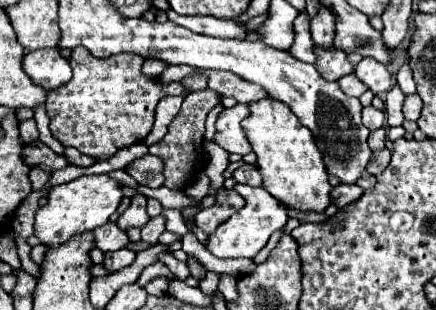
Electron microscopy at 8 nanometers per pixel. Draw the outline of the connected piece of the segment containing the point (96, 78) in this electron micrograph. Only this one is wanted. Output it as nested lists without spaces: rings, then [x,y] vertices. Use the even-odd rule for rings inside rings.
[[[74,48],[70,54],[72,78],[56,90],[48,92],[46,112],[50,116],[50,132],[64,147],[76,148],[96,160],[106,160],[116,150],[142,142],[154,124],[154,110],[162,96],[184,94],[180,82],[162,86],[156,78],[140,72],[142,56],[118,54],[106,60],[90,56],[86,48]]]

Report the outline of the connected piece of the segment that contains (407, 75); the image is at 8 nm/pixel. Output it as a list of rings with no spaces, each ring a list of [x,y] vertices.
[[[404,64],[400,70],[398,70],[398,84],[400,84],[400,88],[402,88],[402,92],[404,94],[412,94],[414,90],[416,90],[416,86],[414,86],[414,78],[412,78],[412,72],[410,72],[410,66],[408,64]]]

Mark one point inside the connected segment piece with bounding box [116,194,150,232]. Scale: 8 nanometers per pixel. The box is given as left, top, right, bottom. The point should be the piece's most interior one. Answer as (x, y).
(136, 216)

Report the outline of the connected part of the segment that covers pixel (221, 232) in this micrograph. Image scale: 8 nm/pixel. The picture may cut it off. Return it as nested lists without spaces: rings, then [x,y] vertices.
[[[236,184],[234,186],[246,200],[246,206],[236,212],[234,216],[230,216],[226,222],[222,222],[214,234],[208,236],[206,242],[206,250],[212,252],[218,258],[254,258],[268,242],[270,234],[284,228],[288,214],[284,208],[278,206],[278,202],[262,188],[262,186],[244,186],[244,184]]]

